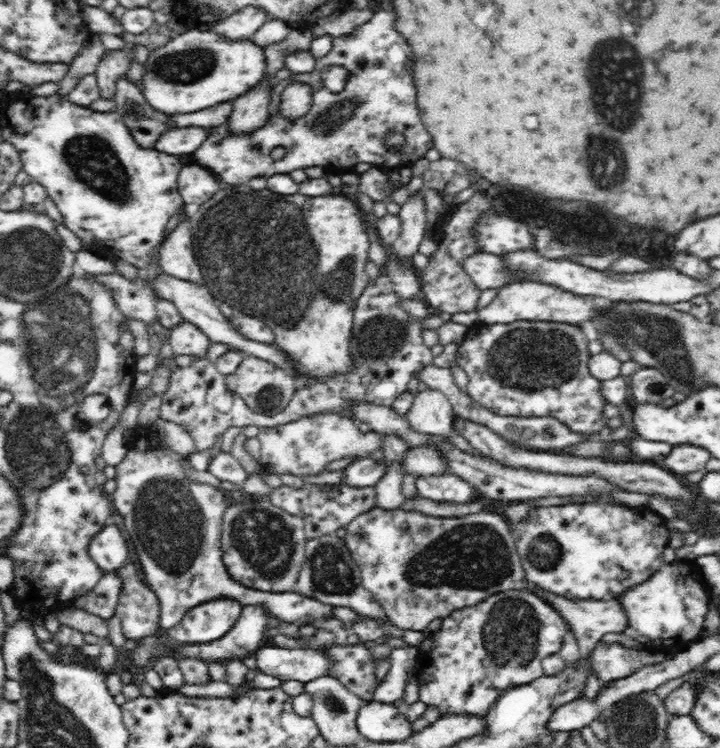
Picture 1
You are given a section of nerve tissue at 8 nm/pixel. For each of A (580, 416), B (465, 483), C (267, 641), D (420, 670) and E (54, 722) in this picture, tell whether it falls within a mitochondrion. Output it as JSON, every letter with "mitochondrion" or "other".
{"A":"other","B":"other","C":"other","D":"other","E":"mitochondrion"}

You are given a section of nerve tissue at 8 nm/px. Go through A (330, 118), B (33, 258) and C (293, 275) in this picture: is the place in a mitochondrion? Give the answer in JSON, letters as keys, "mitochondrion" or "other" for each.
{"A":"mitochondrion","B":"mitochondrion","C":"mitochondrion"}

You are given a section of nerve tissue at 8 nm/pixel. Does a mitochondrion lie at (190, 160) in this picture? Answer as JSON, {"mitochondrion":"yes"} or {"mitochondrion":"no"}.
{"mitochondrion":"no"}

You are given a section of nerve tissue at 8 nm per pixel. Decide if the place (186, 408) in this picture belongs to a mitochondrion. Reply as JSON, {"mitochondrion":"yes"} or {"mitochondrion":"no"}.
{"mitochondrion":"no"}

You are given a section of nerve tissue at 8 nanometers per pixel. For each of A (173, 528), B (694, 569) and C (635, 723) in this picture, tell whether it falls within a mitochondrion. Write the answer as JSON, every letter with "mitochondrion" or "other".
{"A":"mitochondrion","B":"other","C":"mitochondrion"}

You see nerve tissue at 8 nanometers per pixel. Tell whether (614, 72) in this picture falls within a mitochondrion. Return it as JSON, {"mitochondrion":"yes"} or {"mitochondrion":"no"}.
{"mitochondrion":"yes"}

